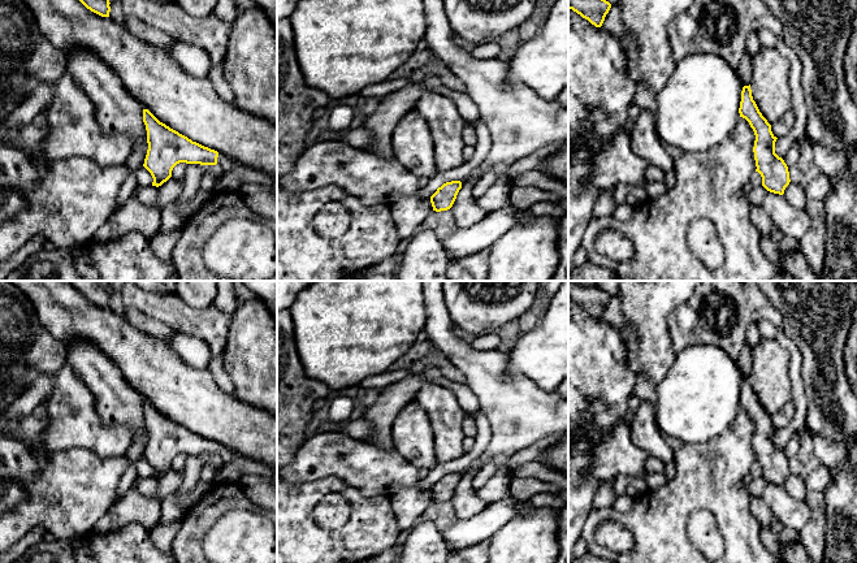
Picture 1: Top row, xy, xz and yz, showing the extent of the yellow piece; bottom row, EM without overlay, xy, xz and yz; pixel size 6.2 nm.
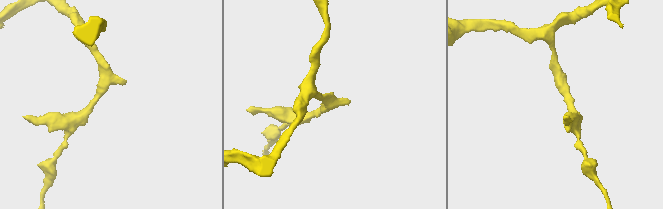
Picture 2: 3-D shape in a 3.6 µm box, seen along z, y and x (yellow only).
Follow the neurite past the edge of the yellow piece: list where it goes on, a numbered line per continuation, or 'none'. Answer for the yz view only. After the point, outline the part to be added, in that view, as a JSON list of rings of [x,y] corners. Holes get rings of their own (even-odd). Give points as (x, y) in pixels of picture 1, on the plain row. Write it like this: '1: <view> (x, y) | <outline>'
none

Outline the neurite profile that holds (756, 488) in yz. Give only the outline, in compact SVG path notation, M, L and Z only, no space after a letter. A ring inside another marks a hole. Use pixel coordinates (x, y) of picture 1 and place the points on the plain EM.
M754 477L752 482L746 486L746 490L753 497L762 497L765 488L769 482L762 477Z

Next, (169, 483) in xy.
M170 468L166 473L159 477L157 489L152 498L161 502L169 494L177 493L182 484L182 478L182 472Z

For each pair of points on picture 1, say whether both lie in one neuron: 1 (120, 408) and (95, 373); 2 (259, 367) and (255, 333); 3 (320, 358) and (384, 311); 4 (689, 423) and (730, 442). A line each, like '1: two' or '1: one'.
1: one
2: one
3: one
4: two

